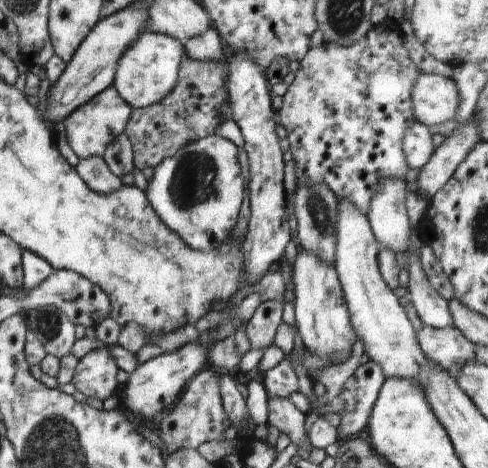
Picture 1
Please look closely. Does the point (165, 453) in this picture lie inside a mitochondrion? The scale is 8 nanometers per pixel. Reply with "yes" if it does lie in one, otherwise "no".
no

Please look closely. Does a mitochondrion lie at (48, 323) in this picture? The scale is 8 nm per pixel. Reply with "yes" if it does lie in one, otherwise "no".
yes

